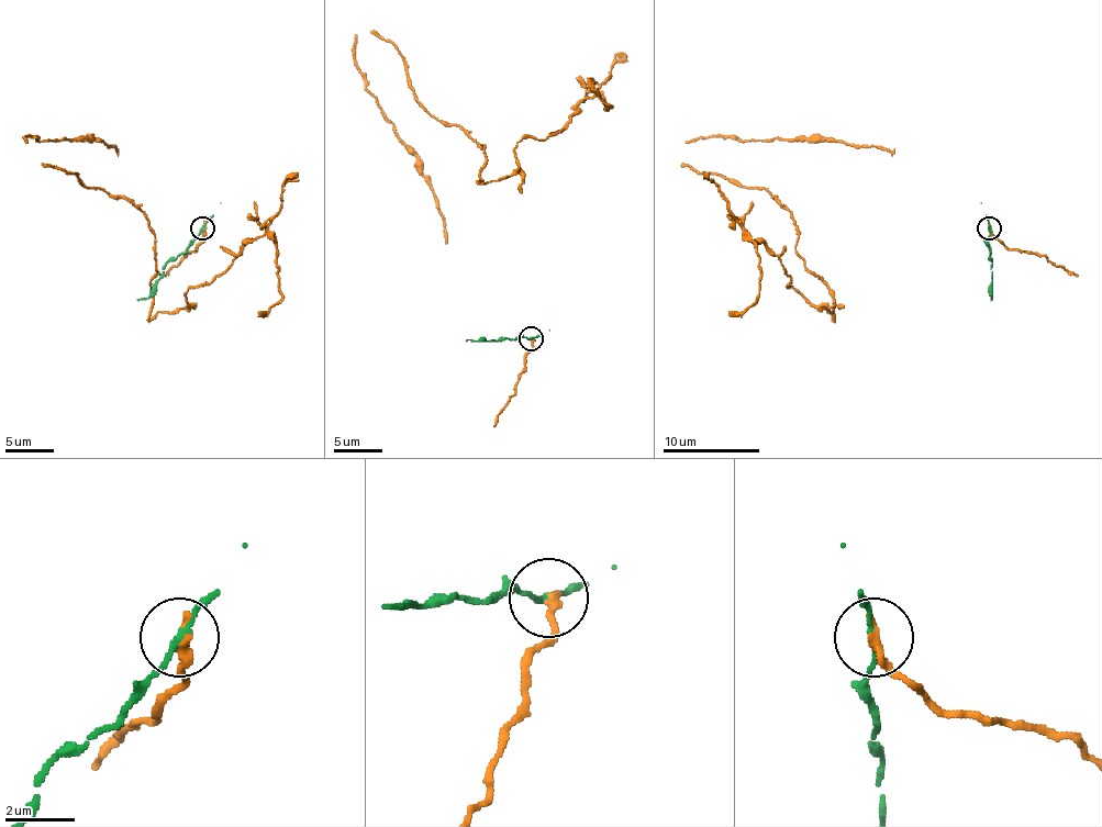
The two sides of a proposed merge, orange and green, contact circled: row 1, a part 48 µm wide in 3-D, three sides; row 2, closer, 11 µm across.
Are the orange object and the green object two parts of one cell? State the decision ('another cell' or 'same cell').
another cell

